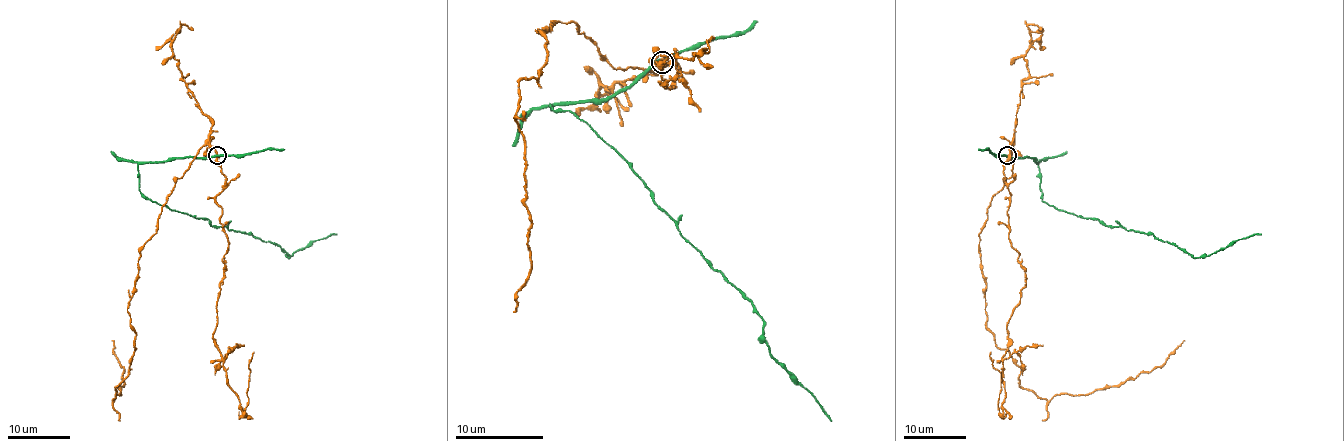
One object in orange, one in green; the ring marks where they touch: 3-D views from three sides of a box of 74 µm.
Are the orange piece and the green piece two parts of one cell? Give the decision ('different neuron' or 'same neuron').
different neuron

